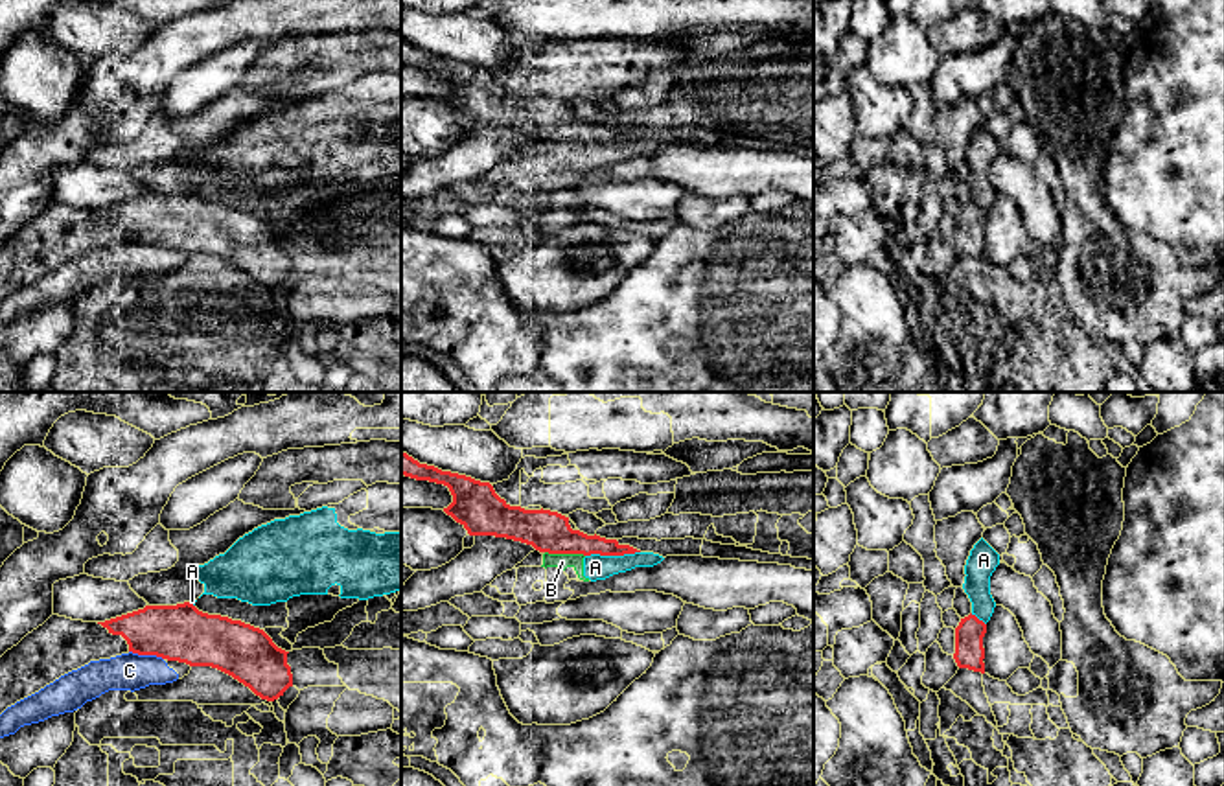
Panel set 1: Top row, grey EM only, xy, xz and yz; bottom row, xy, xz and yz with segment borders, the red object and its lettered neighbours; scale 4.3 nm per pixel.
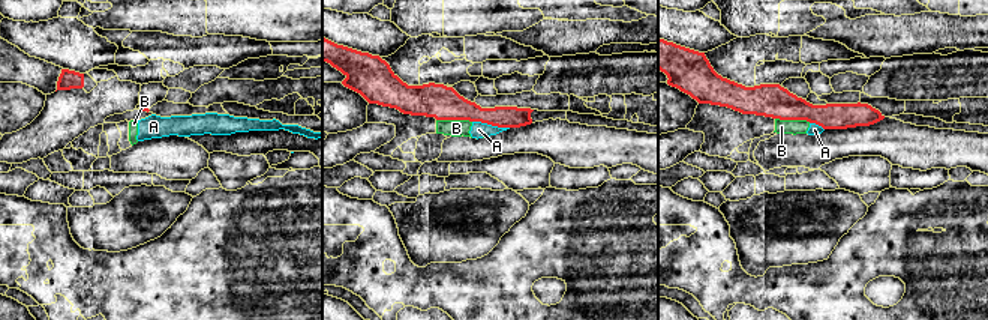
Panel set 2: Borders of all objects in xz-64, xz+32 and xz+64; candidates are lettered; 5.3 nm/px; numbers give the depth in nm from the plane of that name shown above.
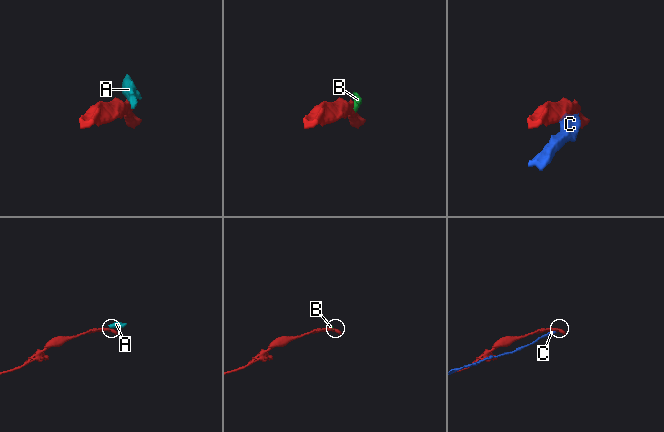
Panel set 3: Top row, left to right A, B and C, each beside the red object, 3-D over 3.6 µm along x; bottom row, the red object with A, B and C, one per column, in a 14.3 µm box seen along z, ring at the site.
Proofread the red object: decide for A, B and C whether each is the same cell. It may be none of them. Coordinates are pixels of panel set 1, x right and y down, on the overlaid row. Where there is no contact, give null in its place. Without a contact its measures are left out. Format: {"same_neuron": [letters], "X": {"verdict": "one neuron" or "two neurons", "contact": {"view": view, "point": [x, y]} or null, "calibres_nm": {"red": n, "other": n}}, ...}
{"same_neuron": [], "A": {"verdict": "two neurons", "contact": {"view": "xz", "point": [612, 554]}, "calibres_nm": {"red": 140, "other": 110}}, "B": {"verdict": "two neurons", "contact": {"view": "xz", "point": [565, 553]}, "calibres_nm": {"red": 180, "other": 70}}, "C": {"verdict": "two neurons", "contact": {"view": "xy", "point": [146, 654]}, "calibres_nm": {"red": 240, "other": 160}}}

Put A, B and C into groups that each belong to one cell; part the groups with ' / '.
A B / C

